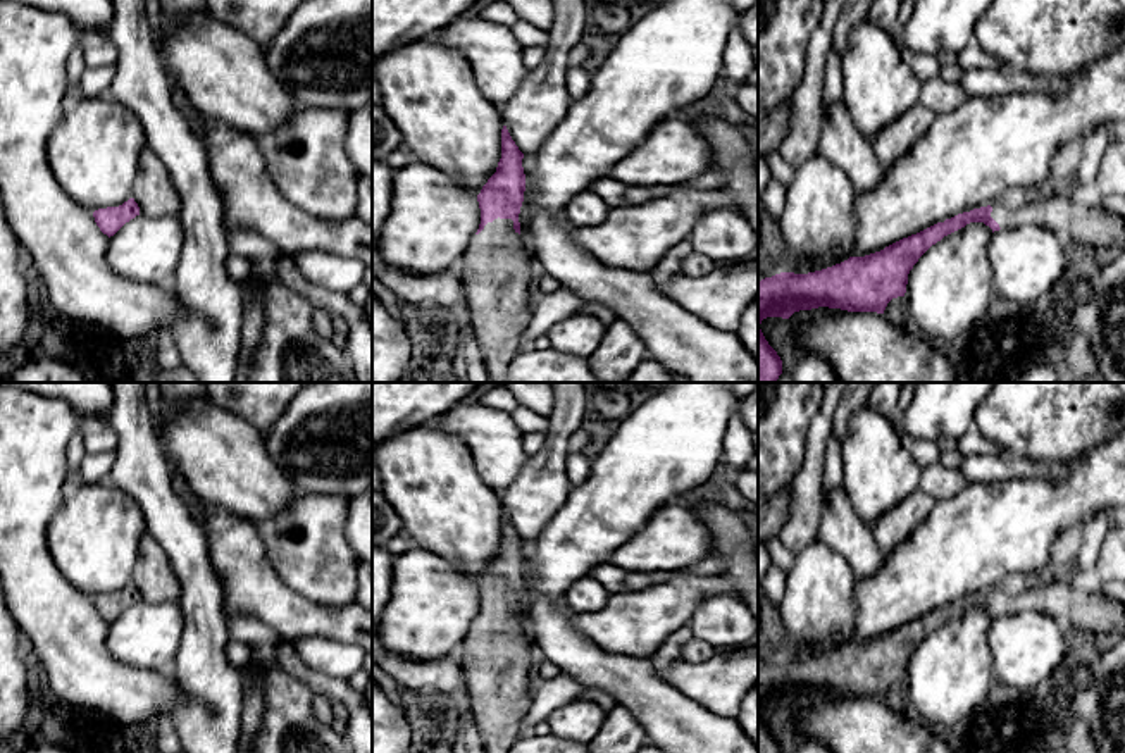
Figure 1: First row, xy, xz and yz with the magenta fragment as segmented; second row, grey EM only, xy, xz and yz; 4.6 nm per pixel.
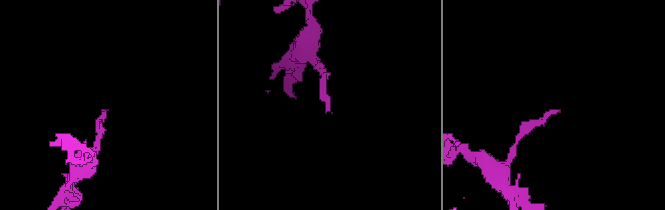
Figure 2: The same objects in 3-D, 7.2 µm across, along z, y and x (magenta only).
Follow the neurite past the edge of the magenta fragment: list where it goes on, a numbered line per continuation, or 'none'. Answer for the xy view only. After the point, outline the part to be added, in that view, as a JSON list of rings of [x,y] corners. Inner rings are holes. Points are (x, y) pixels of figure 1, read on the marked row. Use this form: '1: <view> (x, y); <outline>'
none

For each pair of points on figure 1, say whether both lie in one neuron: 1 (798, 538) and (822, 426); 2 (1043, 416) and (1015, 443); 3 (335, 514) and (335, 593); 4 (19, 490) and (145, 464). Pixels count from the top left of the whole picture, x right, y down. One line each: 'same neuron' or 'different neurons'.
1: same neuron
2: same neuron
3: same neuron
4: different neurons

